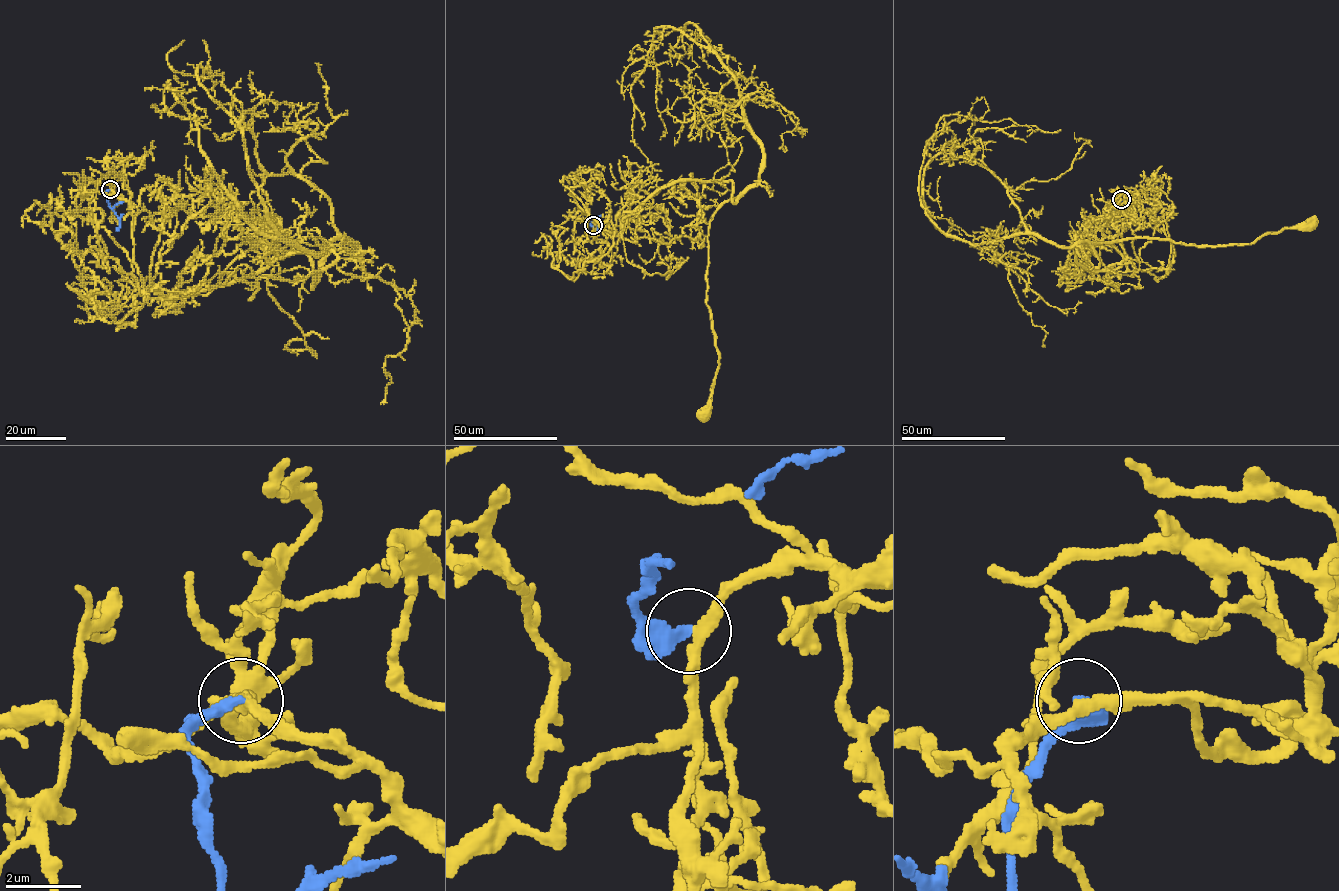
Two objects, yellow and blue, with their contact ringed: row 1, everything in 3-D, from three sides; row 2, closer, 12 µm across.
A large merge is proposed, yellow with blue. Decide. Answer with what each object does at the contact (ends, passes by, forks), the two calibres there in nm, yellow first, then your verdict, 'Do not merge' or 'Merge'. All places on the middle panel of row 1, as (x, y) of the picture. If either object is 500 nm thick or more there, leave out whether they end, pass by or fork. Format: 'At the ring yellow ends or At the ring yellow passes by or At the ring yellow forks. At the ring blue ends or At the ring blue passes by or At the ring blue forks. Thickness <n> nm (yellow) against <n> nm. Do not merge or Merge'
At the ring yellow passes by. At the ring blue ends. Thickness 300 nm (yellow) against 360 nm. Merge

